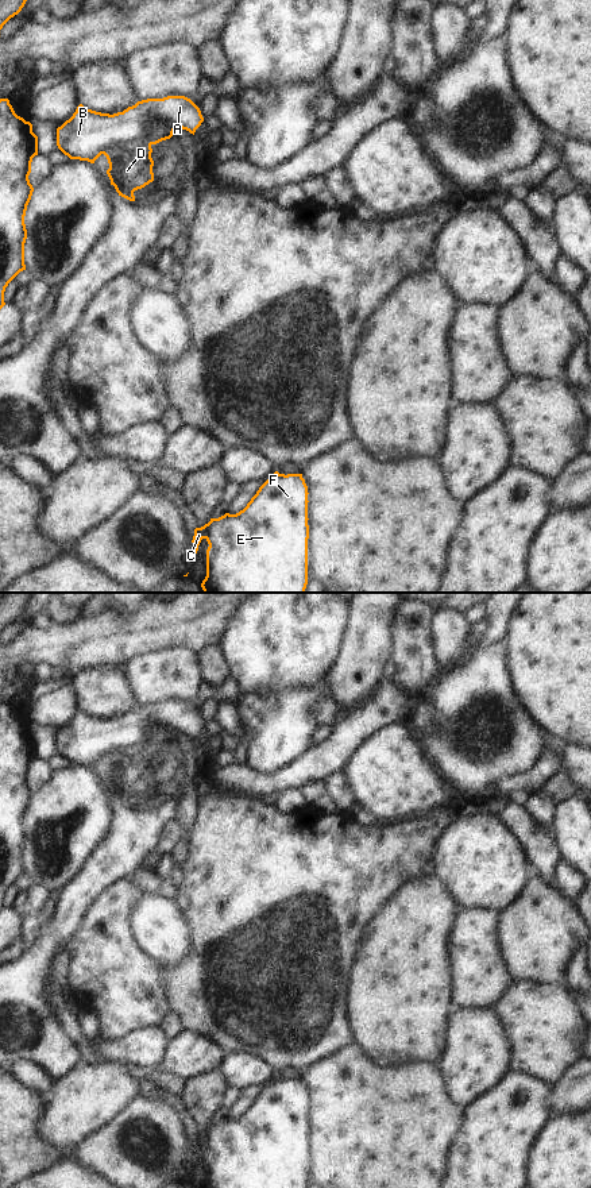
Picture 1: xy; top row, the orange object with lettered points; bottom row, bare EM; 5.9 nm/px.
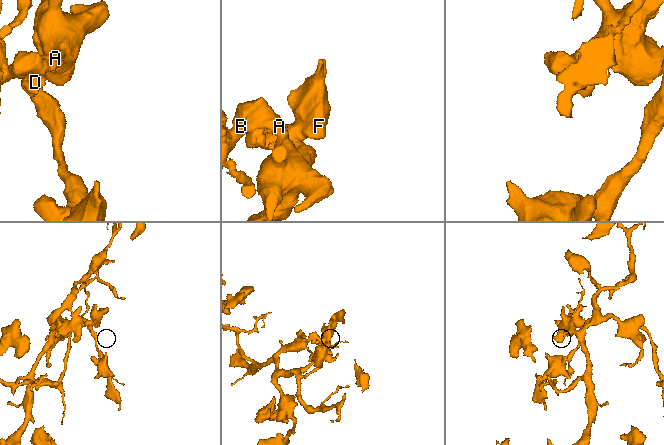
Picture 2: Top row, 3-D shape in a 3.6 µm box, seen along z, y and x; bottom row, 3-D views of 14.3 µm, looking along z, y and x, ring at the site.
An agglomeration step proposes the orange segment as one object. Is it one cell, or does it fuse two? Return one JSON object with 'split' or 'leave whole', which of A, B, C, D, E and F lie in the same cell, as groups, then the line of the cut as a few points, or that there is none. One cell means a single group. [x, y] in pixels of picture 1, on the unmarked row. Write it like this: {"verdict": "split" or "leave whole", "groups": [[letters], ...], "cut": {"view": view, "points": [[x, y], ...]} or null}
{"verdict": "split", "groups": [["A", "B", "C", "E", "F"], ["D"]], "cut": {"view": "xy", "points": [[150, 748], [143, 741], [139, 741], [101, 758]]}}

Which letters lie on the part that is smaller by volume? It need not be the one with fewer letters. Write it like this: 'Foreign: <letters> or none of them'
Foreign: D

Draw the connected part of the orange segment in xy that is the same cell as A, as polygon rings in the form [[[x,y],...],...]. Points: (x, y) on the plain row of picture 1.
[[[185,701],[142,705],[113,720],[80,709],[73,721],[57,733],[57,751],[70,764],[94,768],[104,756],[140,741],[157,749],[170,744],[175,733],[194,740],[202,726],[200,713]]]

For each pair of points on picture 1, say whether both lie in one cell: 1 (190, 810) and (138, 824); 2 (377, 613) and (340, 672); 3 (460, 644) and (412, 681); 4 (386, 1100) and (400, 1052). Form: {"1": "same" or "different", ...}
{"1": "different", "2": "same", "3": "different", "4": "different"}

